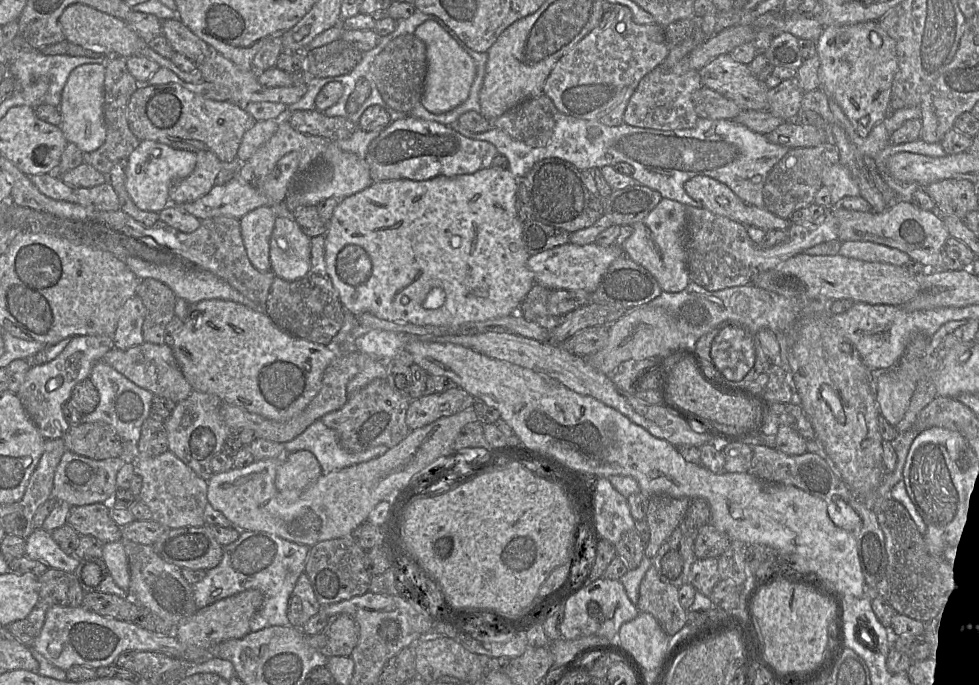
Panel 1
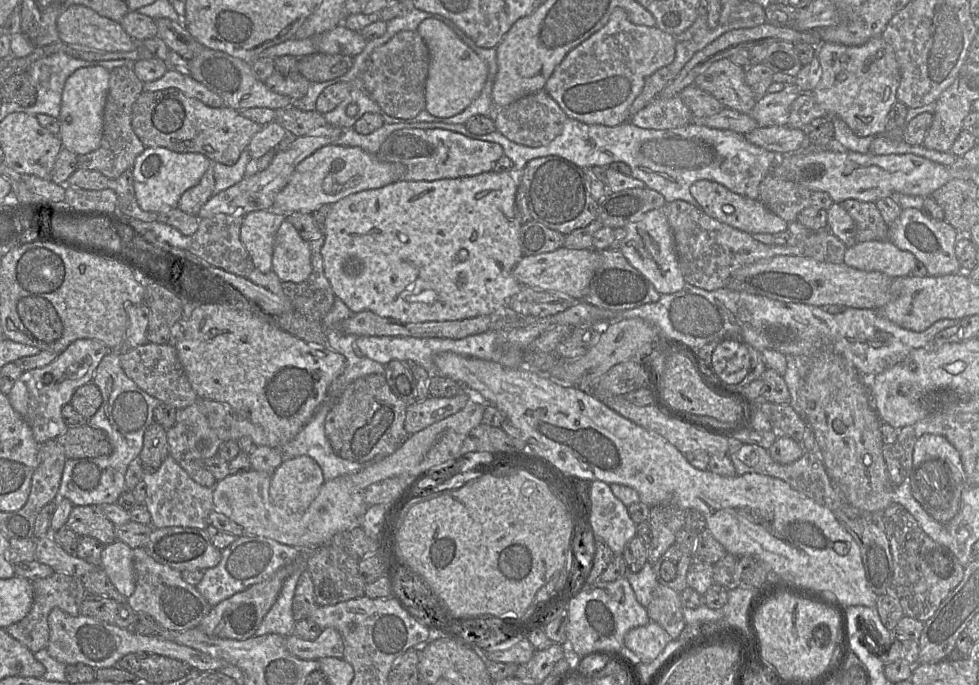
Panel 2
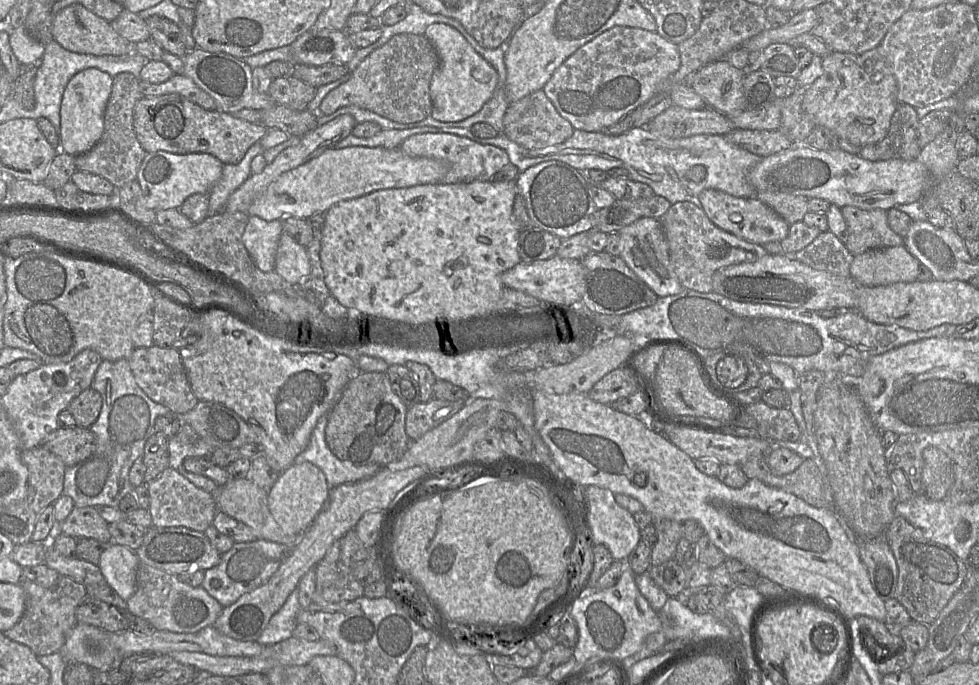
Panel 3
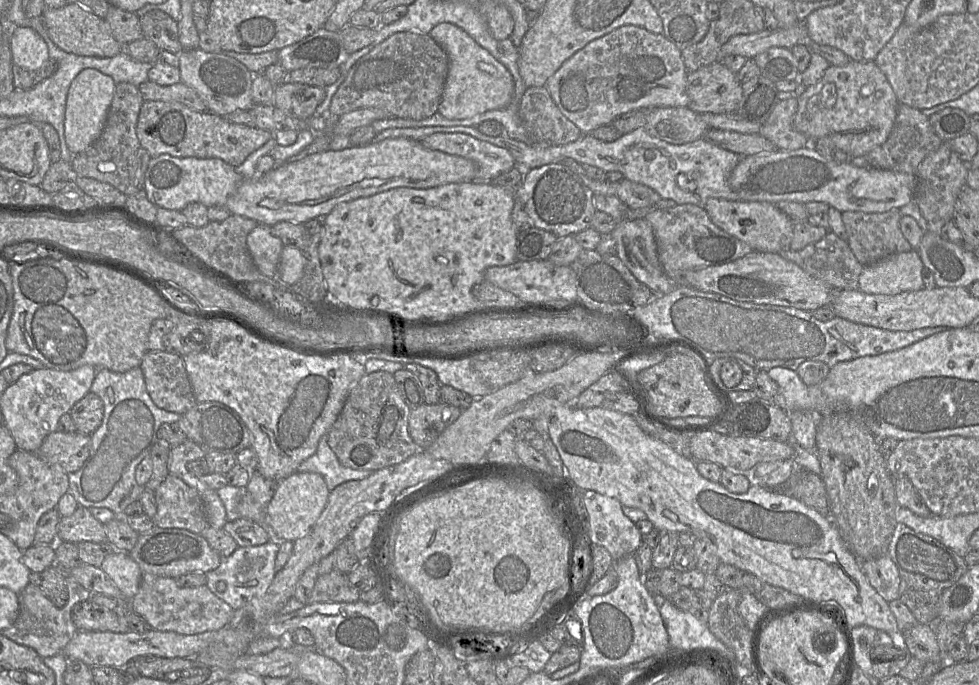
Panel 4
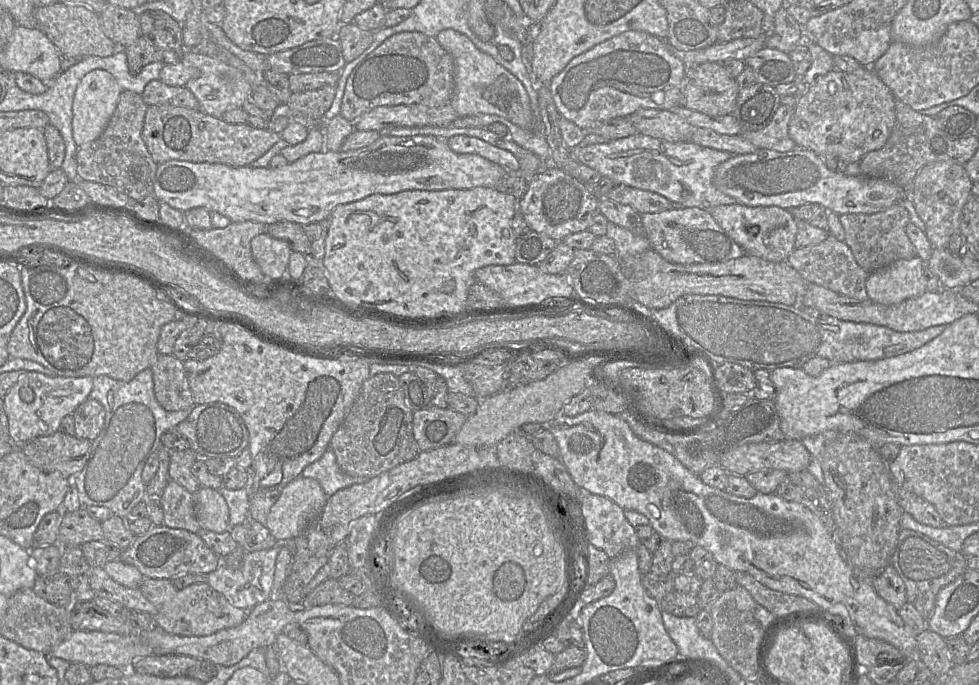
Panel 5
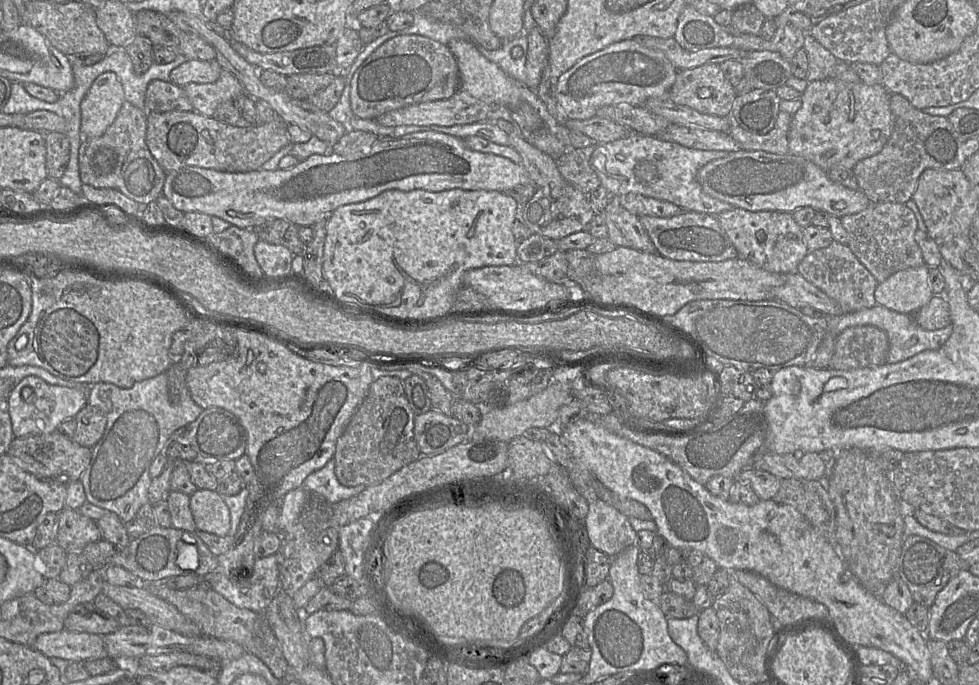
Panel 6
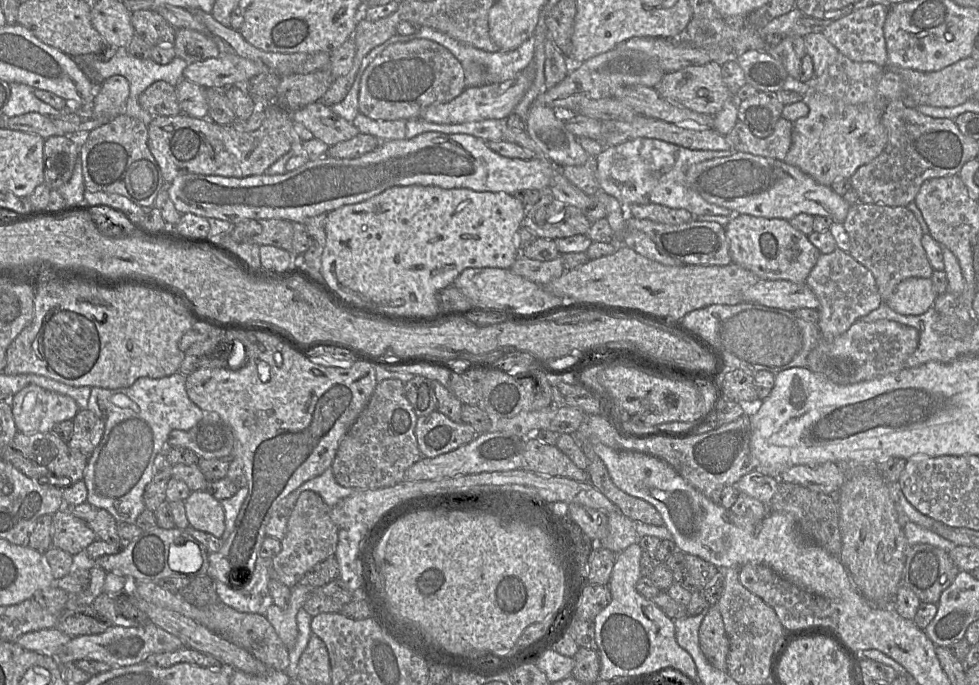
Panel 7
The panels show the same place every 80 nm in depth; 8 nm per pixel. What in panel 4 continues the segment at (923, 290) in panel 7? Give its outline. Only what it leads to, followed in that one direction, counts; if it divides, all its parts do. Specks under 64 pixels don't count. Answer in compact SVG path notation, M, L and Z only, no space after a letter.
M915 250L893 254L873 265L864 266L859 289L866 294L896 295L924 288L924 264Z

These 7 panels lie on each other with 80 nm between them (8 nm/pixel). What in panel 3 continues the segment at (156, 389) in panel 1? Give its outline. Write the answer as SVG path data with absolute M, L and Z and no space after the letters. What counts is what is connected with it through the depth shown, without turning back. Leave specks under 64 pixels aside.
M156 345L136 348L128 362L135 381L142 391L154 402L168 407L171 412L184 414L198 403L199 400L191 389L179 350Z

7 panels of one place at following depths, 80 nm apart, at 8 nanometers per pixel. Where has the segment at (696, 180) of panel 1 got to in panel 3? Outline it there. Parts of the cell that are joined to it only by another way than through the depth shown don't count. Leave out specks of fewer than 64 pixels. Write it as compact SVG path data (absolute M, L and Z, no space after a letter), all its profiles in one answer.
M705 189L699 194L707 217L719 228L744 240L764 245L769 242L781 242L789 233L789 225L780 215L755 196L734 197L715 189Z

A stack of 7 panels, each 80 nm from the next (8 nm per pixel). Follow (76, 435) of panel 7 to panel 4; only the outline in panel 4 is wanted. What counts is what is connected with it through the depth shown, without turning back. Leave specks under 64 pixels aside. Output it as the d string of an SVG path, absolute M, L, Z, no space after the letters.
M91 391L75 403L70 411L76 430L85 435L92 435L100 427L103 414L102 400Z

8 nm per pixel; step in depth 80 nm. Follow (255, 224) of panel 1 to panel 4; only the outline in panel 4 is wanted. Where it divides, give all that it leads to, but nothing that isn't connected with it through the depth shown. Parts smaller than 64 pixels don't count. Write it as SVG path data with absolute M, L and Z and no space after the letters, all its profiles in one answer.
M259 224L248 234L246 242L257 269L269 278L276 278L284 247L281 239L272 234L270 227Z

